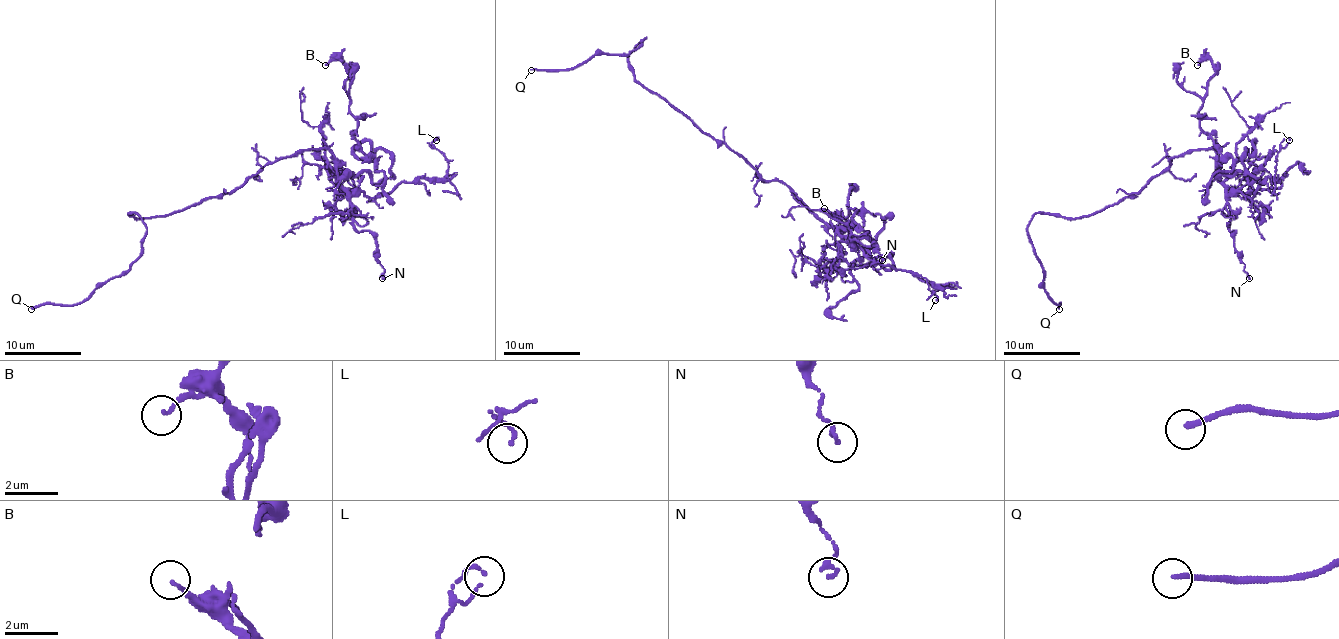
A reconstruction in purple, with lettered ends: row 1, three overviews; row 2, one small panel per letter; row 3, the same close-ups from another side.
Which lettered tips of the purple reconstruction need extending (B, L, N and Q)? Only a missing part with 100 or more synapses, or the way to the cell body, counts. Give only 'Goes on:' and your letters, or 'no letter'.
Goes on: Q

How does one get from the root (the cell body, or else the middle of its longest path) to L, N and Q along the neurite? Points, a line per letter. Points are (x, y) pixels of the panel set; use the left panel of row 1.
L: (290, 157), (325, 148), (350, 194), (376, 198), (401, 182), (444, 179), (447, 159), (436, 140)
N: (290, 157), (323, 148), (332, 155), (336, 182), (350, 202), (352, 225), (375, 238), (382, 278)
Q: (290, 157), (267, 161), (223, 196), (167, 215), (129, 213), (146, 234), (127, 271), (73, 305), (31, 309)

